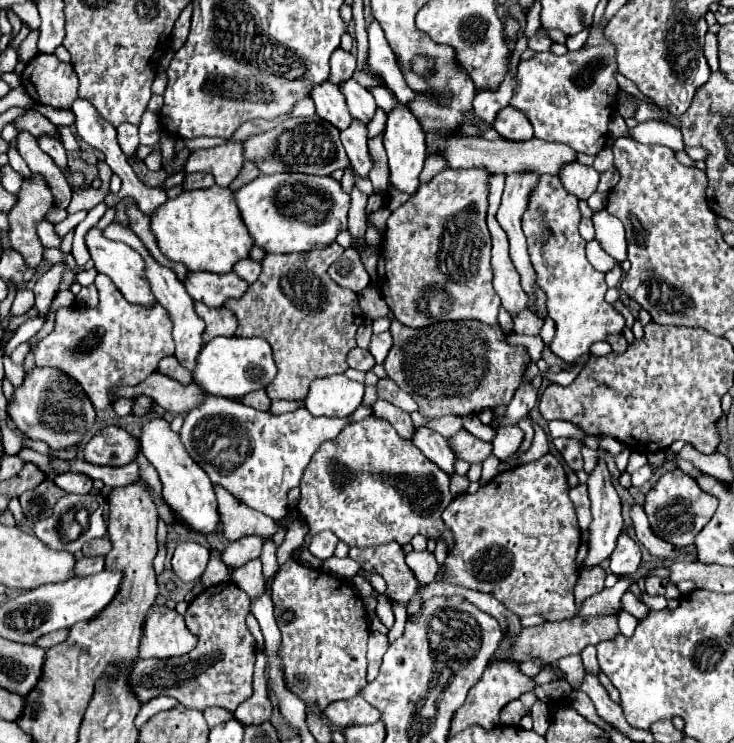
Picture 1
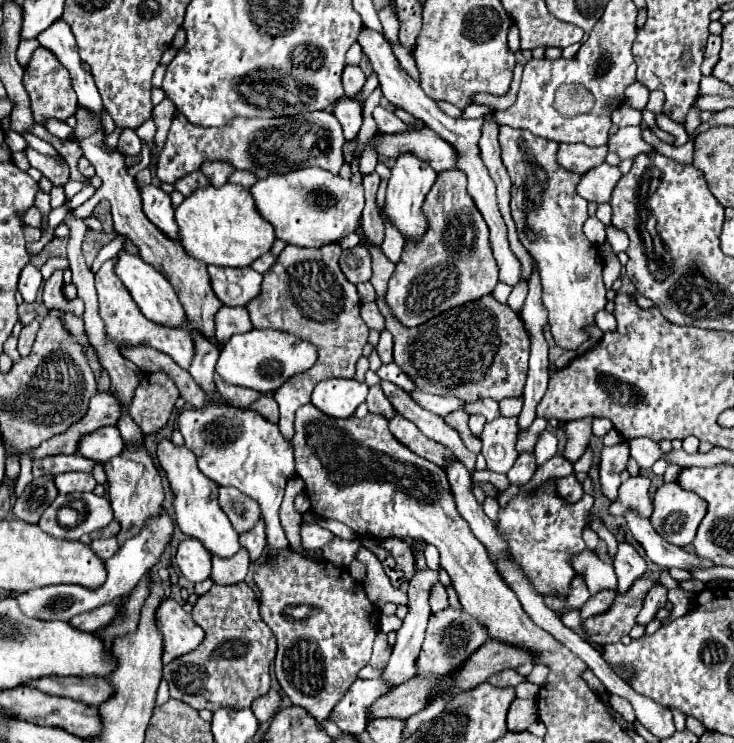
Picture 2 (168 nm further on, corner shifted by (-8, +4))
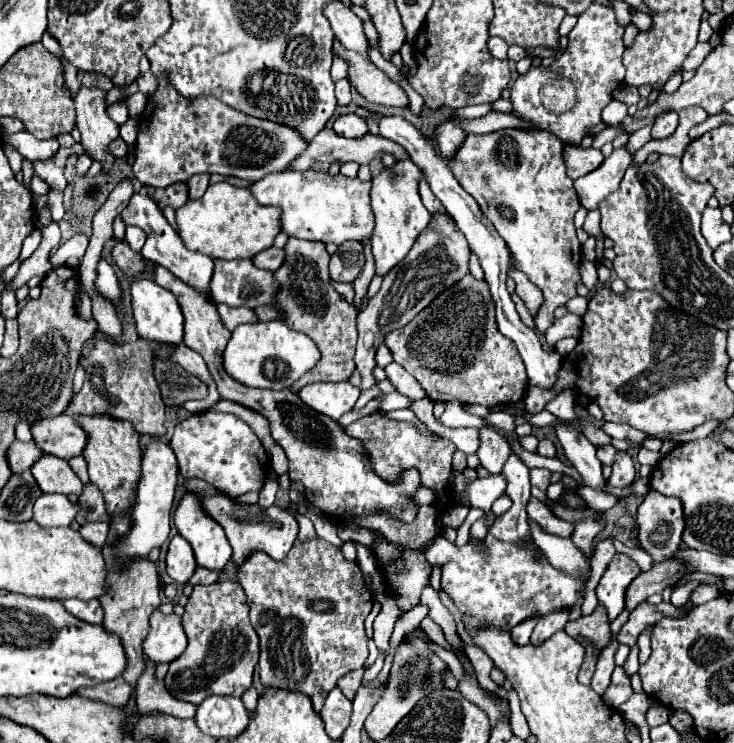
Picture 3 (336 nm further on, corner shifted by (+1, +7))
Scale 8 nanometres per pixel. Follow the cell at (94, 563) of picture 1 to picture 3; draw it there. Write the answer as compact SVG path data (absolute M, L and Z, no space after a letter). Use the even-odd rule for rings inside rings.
M101 521L101 523L85 523L79 529L79 533L89 543L93 543L97 547L103 547L105 545L105 539L107 539L107 533L109 533L109 523L105 523L105 521Z

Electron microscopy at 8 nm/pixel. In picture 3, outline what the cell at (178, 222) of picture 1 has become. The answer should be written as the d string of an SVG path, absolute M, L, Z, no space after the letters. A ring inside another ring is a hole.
M215 183L209 185L205 195L197 201L187 201L177 211L177 225L181 229L181 239L187 249L209 255L213 259L253 259L257 253L273 245L273 239L281 231L281 209L257 203L249 189L233 187L229 183Z

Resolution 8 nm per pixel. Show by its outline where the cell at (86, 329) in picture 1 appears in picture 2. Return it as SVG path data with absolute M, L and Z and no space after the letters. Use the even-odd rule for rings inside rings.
M114 260L104 262L102 268L98 270L98 274L96 274L96 290L98 290L98 300L100 300L100 316L102 316L104 326L106 326L106 340L116 344L118 350L122 346L126 346L126 348L148 346L148 348L160 350L160 352L172 356L176 364L180 364L182 368L188 370L190 360L192 360L192 350L194 350L192 338L188 336L188 332L182 330L182 328L160 326L160 324L148 320L140 312L140 308L136 306L136 302L132 300L128 290L124 290L124 284L120 282L120 278L116 278L116 274L114 274Z

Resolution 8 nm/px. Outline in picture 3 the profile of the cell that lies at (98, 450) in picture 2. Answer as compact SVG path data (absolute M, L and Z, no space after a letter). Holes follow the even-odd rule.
M67 413L31 423L31 435L41 451L63 459L81 455L83 443L87 443L87 435Z

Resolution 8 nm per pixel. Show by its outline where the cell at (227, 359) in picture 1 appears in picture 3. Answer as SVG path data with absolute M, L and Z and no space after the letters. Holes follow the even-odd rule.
M273 319L257 321L251 325L239 325L227 343L227 349L223 353L223 365L235 381L247 387L281 391L289 389L299 377L311 371L319 357L319 349L307 335L293 331L279 319Z

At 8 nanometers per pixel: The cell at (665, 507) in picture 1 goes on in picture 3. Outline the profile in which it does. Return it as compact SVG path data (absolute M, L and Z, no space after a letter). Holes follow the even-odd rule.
M651 491L639 505L635 521L637 543L651 555L653 563L661 563L675 555L685 527L679 499L655 495Z

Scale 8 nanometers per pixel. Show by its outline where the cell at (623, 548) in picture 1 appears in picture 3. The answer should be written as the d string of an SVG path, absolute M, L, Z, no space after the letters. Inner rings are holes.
M617 553L609 563L597 585L597 601L605 607L609 621L625 609L625 591L639 573L639 565L625 553Z

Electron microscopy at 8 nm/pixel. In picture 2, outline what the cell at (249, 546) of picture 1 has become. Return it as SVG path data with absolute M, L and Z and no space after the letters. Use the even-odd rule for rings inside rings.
M240 548L234 556L230 558L212 558L212 580L216 584L236 584L242 582L248 574L250 560L248 560L248 550Z

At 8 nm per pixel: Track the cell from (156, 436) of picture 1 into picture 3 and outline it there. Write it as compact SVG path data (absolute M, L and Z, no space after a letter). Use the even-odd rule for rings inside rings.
M183 495L173 521L179 535L191 543L197 567L223 571L225 563L231 559L231 545L227 543L223 529L219 529L213 519L203 517L195 495Z

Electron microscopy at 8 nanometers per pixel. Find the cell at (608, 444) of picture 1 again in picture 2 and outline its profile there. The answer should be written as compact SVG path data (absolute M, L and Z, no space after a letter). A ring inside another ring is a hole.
M594 418L594 424L592 424L592 434L594 434L594 436L604 438L604 436L606 436L612 428L614 428L614 426L612 426L612 422L610 422L608 418Z

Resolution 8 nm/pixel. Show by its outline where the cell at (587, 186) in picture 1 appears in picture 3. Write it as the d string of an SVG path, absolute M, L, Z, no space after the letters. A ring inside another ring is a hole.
M627 147L613 149L613 153L601 163L599 169L587 173L585 177L579 177L575 181L575 191L579 195L581 205L585 209L597 209L599 201L619 189L623 173L631 165L631 161L633 155L627 151Z

